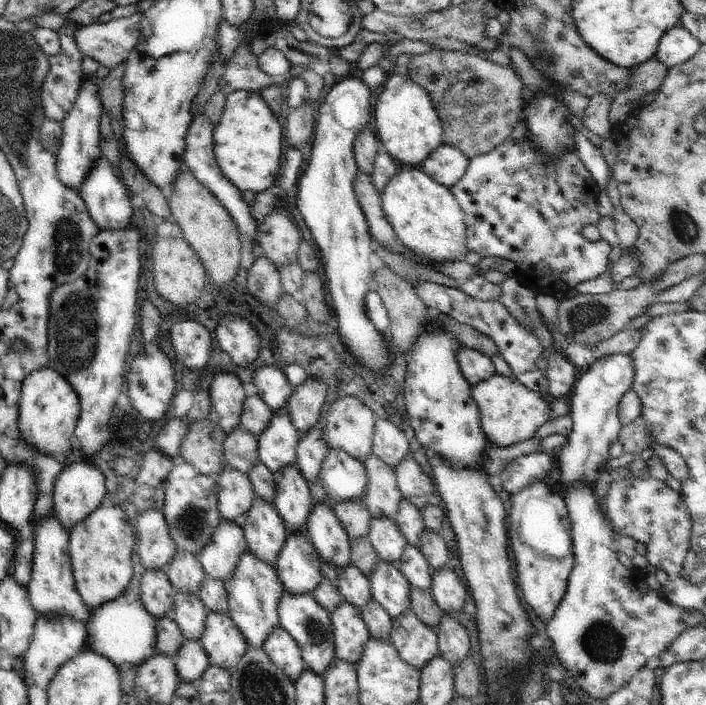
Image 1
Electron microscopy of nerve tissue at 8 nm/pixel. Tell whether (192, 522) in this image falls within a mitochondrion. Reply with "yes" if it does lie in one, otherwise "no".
yes

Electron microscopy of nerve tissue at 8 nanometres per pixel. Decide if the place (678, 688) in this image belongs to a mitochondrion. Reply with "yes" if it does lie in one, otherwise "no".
no

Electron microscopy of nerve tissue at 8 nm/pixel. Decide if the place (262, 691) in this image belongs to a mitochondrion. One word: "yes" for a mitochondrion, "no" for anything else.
yes

